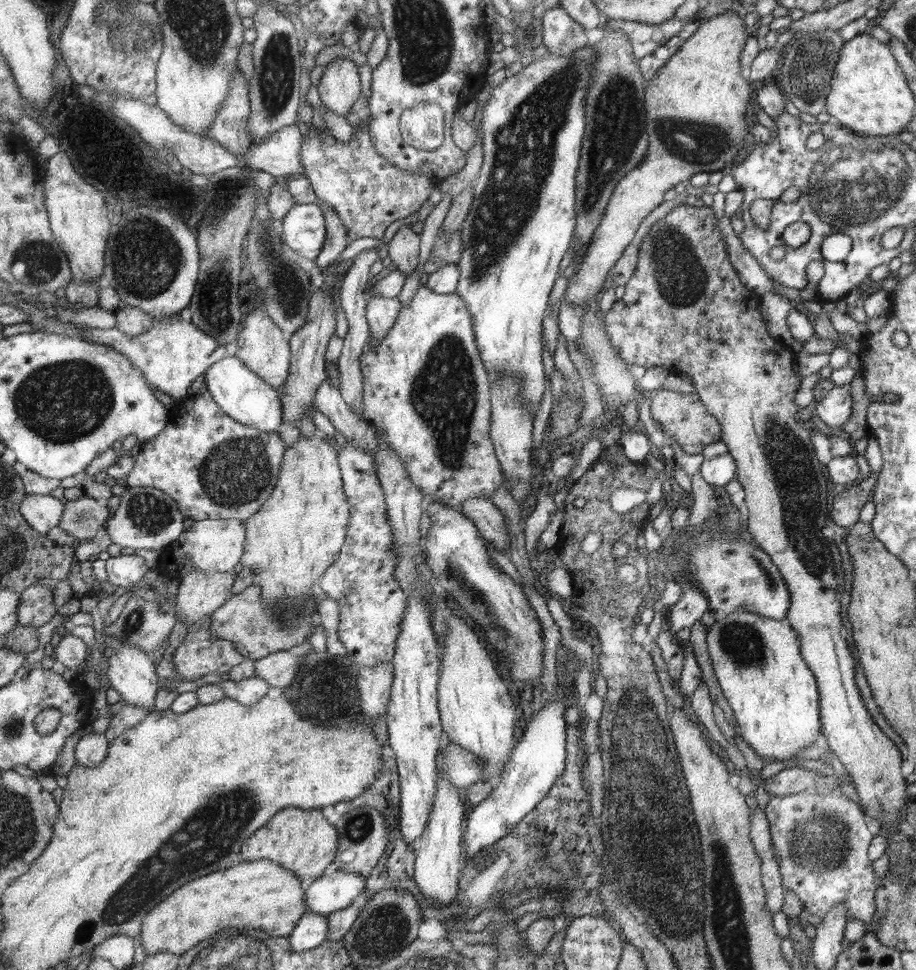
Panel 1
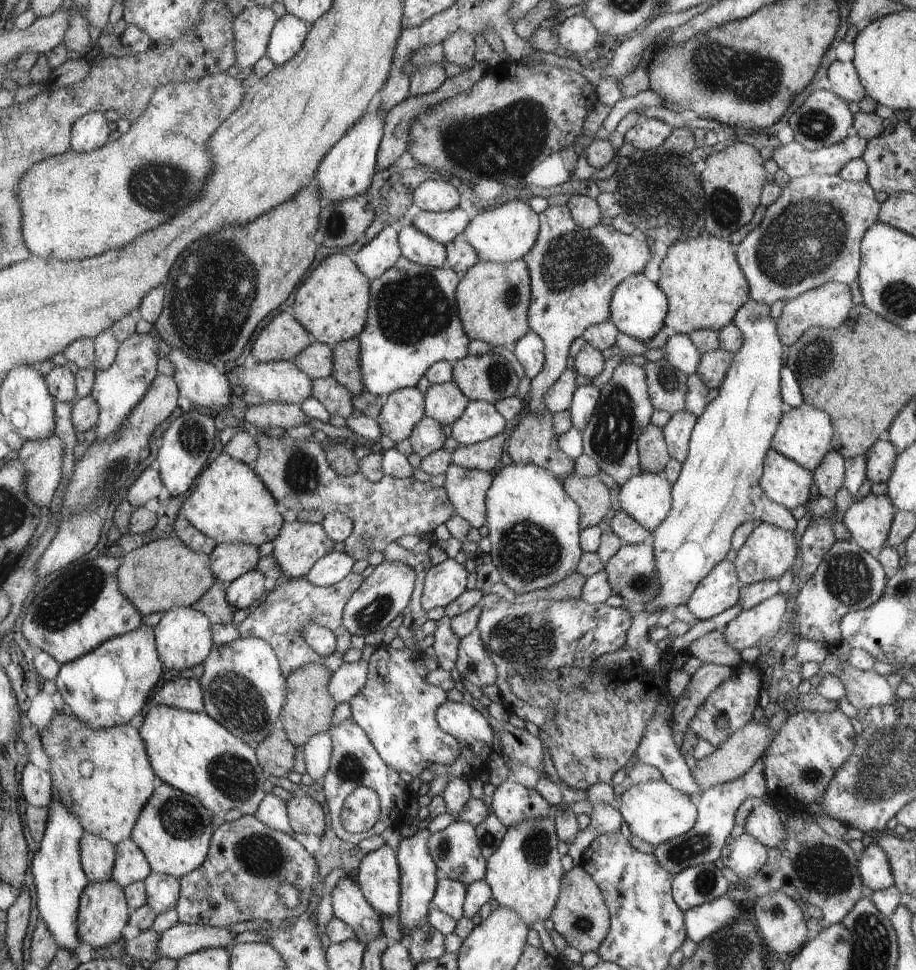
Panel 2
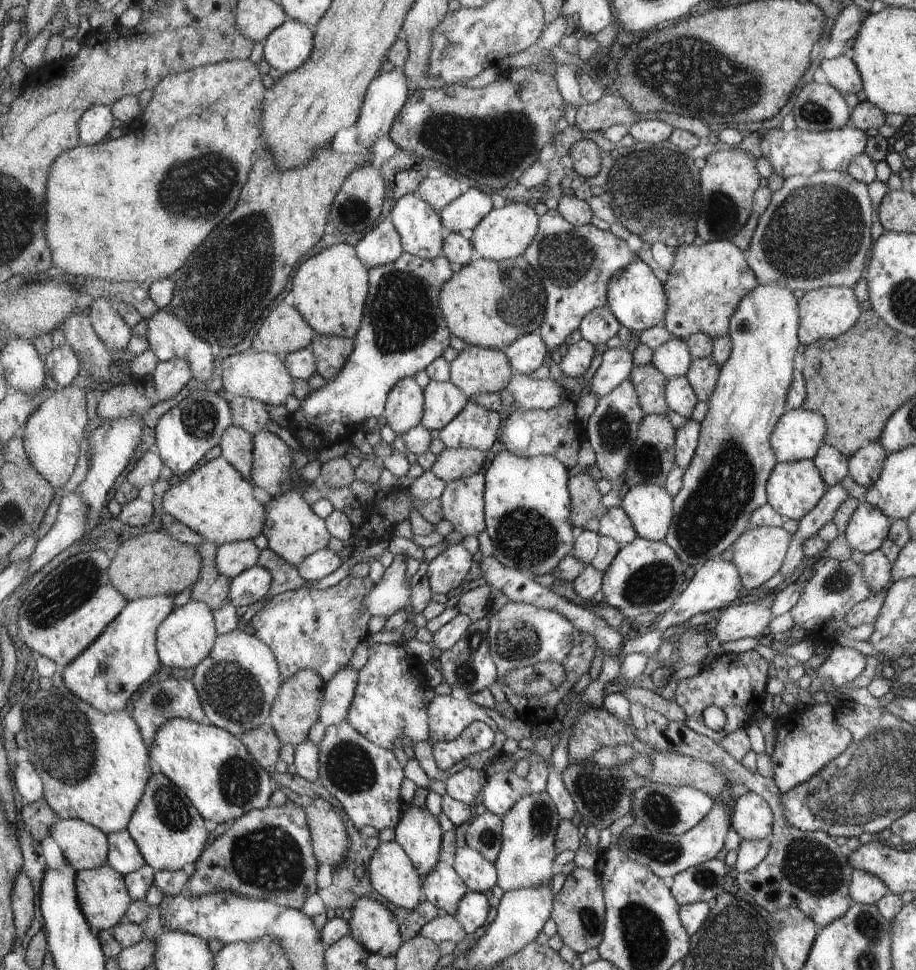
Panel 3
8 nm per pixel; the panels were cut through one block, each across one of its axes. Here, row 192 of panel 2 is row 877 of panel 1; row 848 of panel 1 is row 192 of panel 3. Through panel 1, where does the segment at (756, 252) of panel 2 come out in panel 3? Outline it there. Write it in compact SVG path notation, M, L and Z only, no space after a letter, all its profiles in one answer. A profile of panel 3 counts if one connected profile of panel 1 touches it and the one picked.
M818 171L810 176L795 175L784 180L784 186L772 194L768 208L759 214L759 220L750 242L750 248L748 248L748 251L745 251L746 262L748 262L750 269L753 270L759 284L780 284L780 286L790 288L793 292L796 292L796 290L809 292L810 290L817 290L818 288L828 286L854 286L854 284L860 280L862 270L864 270L864 266L866 266L868 250L870 250L870 246L872 246L870 226L872 226L874 220L876 220L876 216L874 216L874 210L872 210L872 204L870 204L870 196L868 196L866 184L862 181L855 180L848 172Z

